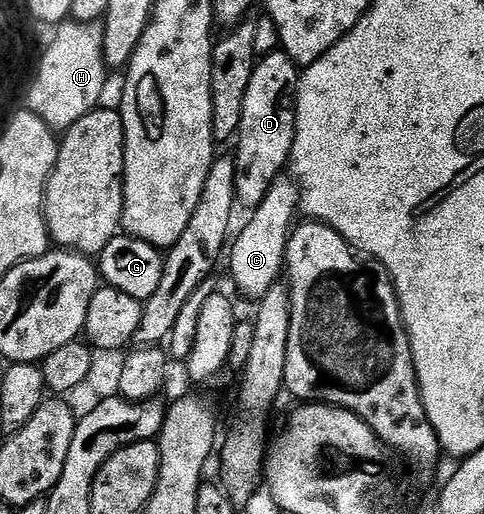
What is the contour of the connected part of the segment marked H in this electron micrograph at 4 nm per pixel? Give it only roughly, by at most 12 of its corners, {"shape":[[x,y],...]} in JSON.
{"shape":[[106,28],[53,32],[28,107],[64,133],[101,104]]}

